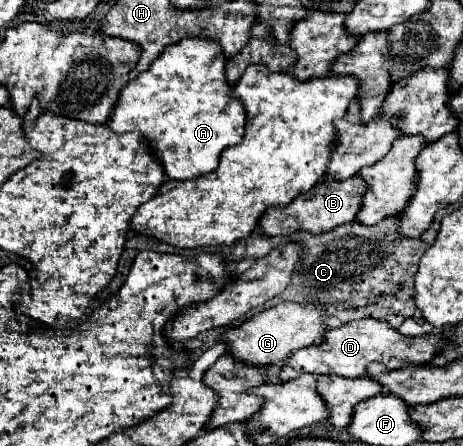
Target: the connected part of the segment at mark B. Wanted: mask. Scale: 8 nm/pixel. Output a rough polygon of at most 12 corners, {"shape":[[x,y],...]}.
{"shape":[[358,177],[328,181],[288,207],[266,209],[268,237],[326,233],[354,221],[364,197]]}

